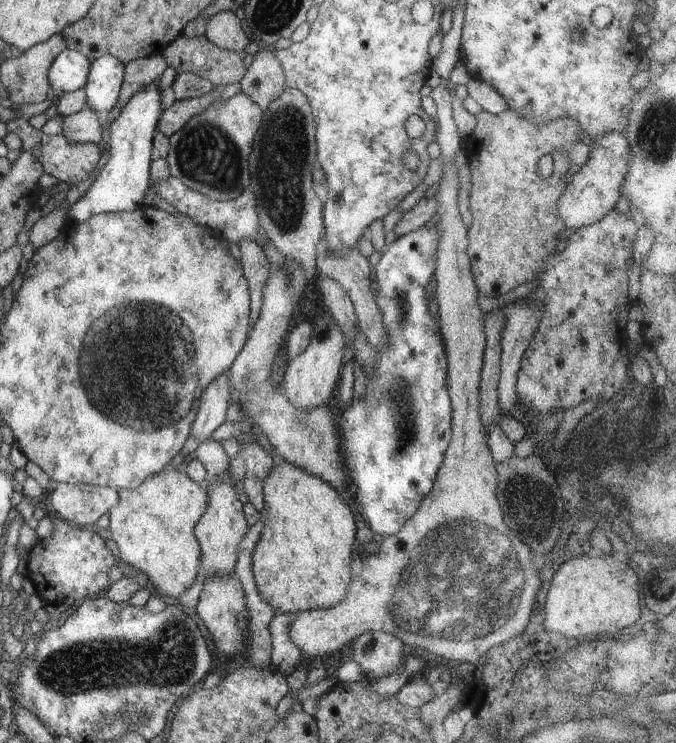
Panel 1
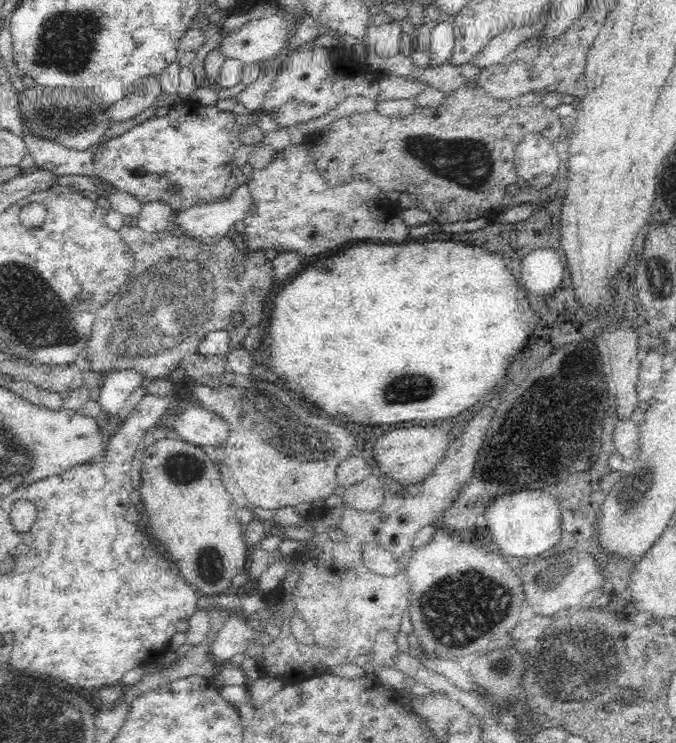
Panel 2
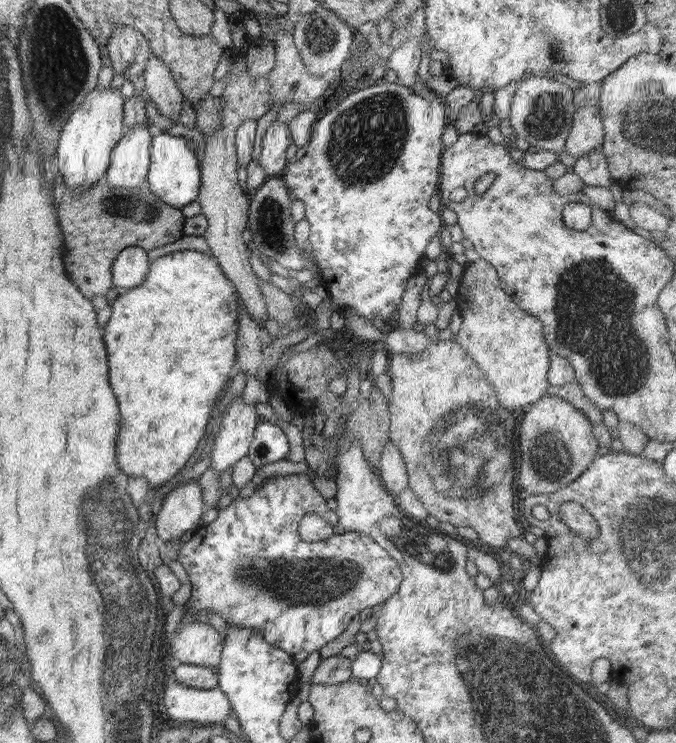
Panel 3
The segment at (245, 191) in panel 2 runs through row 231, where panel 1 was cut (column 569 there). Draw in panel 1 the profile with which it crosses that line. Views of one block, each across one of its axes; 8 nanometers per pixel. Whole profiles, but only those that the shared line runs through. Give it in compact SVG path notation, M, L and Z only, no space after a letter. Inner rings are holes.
M604 132L602 136L592 140L588 162L573 175L572 182L566 185L564 194L558 198L558 216L565 223L566 228L582 228L596 224L610 210L614 209L620 200L622 182L626 172L630 170L629 140L618 132Z

